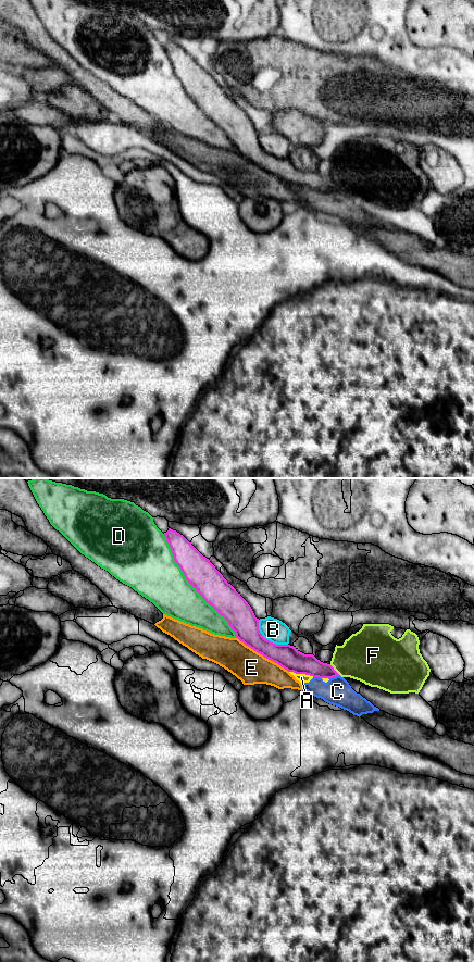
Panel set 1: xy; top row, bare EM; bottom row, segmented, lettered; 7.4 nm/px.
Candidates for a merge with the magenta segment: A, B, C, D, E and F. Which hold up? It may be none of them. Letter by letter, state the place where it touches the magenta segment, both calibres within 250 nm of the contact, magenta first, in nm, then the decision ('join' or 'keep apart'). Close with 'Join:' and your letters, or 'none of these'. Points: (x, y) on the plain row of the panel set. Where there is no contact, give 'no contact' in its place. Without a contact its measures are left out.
A: xy (301, 186) | 170/60 nm | keep apart
B: xy (266, 152) | 200/170 nm | keep apart
C: xy (334, 189) | 150/200 nm | keep apart
D: xy (192, 99) | 220/340 nm | keep apart
E: xy (263, 169) | 190/240 nm | keep apart
F: xy (334, 183) | 150/360 nm | keep apart
Join: none of these

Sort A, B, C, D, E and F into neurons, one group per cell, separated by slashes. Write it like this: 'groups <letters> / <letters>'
groups A C / B / D / E / F

